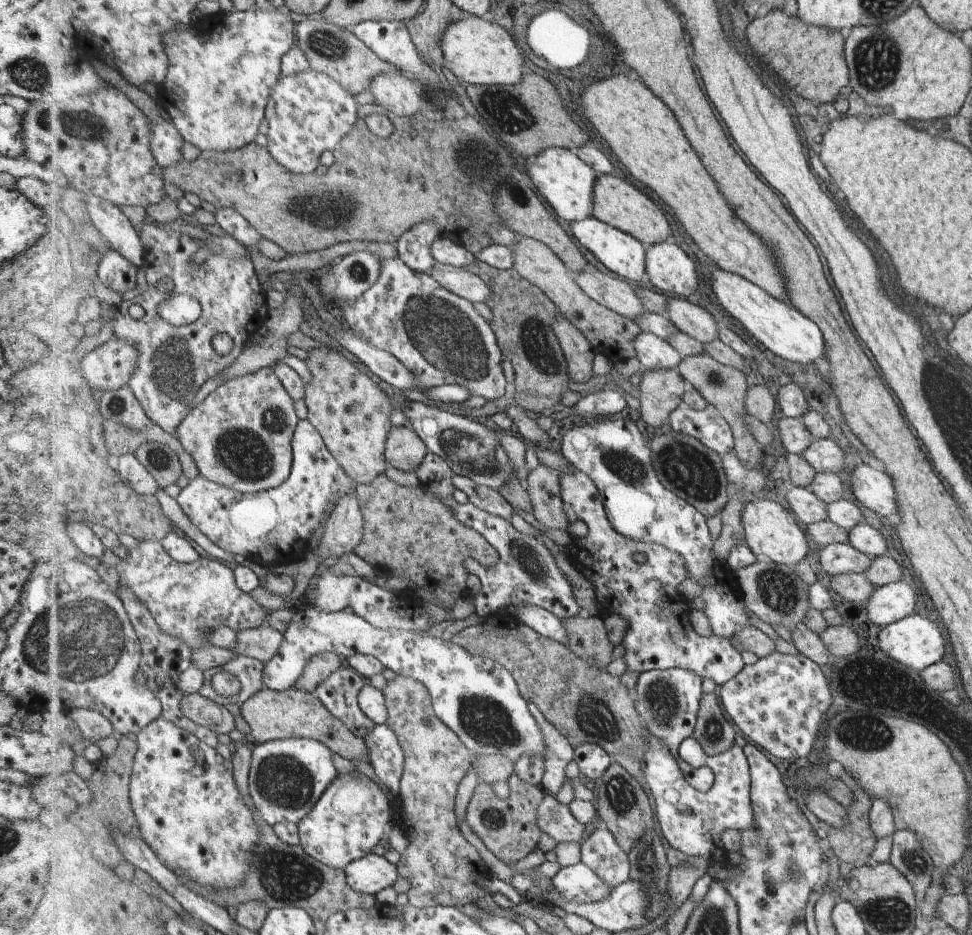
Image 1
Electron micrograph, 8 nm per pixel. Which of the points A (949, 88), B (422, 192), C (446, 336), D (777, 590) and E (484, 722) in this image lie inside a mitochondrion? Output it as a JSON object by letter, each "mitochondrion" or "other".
{"A":"other","B":"other","C":"mitochondrion","D":"mitochondrion","E":"mitochondrion"}

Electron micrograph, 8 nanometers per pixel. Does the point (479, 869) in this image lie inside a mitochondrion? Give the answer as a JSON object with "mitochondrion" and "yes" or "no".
{"mitochondrion":"no"}

